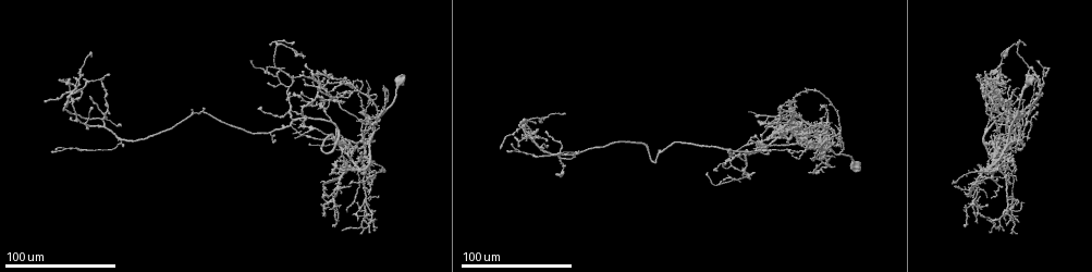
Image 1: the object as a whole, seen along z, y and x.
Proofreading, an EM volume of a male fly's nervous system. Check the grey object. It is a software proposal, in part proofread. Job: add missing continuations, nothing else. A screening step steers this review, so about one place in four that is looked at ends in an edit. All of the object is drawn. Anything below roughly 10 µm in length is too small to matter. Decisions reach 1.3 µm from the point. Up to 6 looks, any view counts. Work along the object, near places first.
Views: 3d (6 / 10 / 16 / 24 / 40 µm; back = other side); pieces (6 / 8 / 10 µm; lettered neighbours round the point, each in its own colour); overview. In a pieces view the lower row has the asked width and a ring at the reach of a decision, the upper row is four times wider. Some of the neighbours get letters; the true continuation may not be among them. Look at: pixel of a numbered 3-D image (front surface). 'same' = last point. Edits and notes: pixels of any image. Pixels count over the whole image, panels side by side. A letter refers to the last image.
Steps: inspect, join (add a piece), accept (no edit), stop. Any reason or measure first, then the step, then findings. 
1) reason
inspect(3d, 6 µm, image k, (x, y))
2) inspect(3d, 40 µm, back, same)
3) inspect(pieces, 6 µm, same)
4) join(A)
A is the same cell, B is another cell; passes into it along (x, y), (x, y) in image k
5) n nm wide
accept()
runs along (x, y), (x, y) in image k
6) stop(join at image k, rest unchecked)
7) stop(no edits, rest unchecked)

an open end
inspect(3d, 24 µm, image 1, (786, 145))

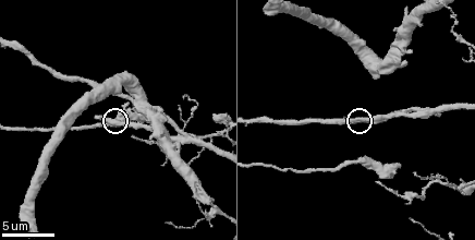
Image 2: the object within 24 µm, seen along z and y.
inspect(pieces, 10 µm, image 2, (342, 121))

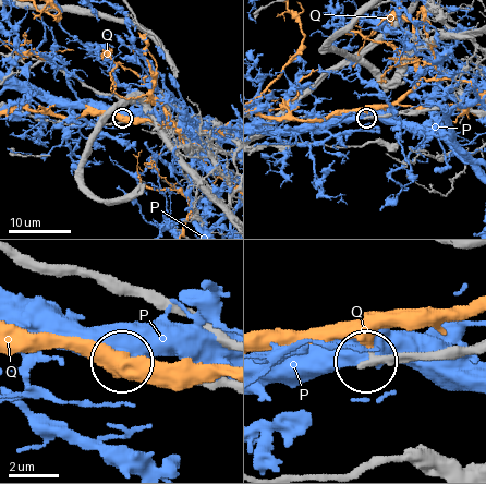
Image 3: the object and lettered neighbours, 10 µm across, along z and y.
accept()
P and Q are other cells; no lettered piece goes on from it

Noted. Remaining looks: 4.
end of a long branch
inspect(3d, 24 µm, image 1, (273, 139))

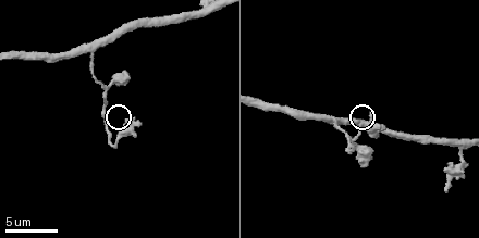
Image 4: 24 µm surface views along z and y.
inspect(pieces, 6 µm, image 4, (371, 113))

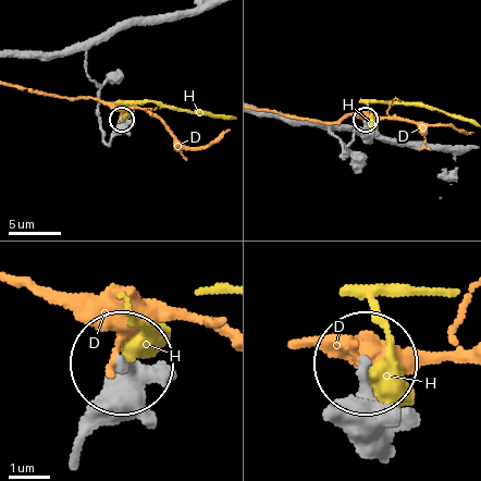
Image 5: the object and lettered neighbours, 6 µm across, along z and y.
accept()
D and H are other cells; no lettered piece goes on from it

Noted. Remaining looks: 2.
free end
inspect(3d, 24 µm, image 1, (749, 110))

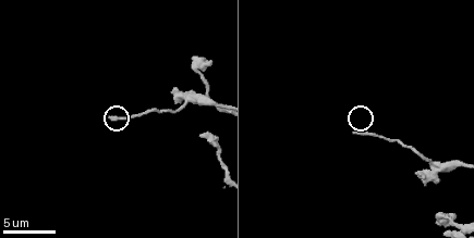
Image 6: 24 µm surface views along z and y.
what lies round it
inspect(pieces, 8 µm, image 6, (110, 115))

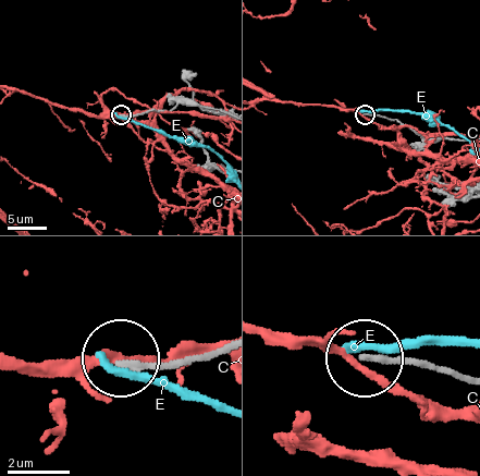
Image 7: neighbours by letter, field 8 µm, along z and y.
210 nm wide
accept()
C and E are other cells; runs along (467, 381), (368, 358) in image 7; no lettered piece goes on from it

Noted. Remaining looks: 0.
stop(no edits, rest unchecked)

